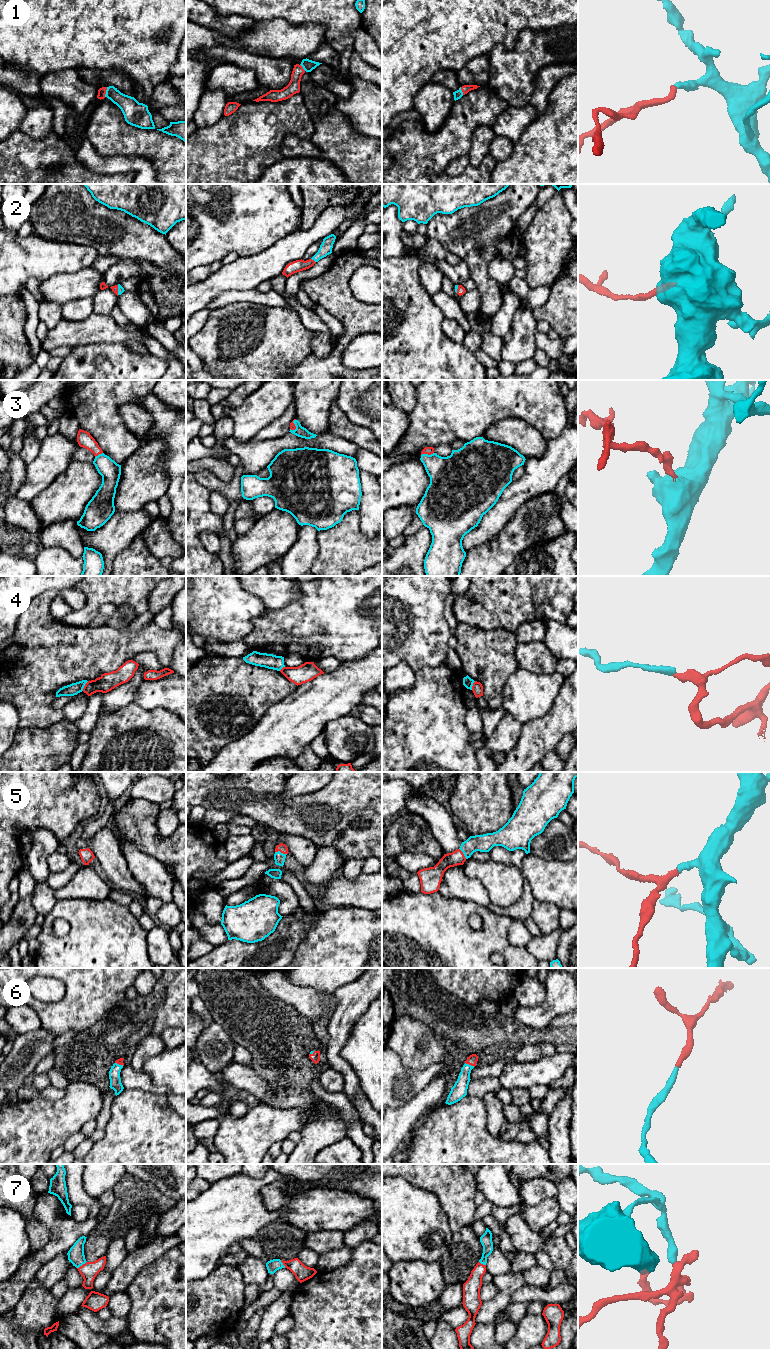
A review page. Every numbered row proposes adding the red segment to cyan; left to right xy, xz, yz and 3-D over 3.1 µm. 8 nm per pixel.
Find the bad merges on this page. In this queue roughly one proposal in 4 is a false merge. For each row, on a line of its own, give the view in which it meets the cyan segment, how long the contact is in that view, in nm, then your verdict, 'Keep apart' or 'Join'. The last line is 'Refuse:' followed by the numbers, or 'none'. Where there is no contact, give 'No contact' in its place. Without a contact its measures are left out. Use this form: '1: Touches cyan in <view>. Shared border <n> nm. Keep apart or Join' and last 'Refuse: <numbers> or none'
1: Touches cyan in xy. Shared border 80 nm. Join
2: Touches cyan in xz. Shared border 50 nm. Join
3: Touches cyan in yz. Shared border 110 nm. Join
4: Touches cyan in xy. Shared border 90 nm. Keep apart
5: Touches cyan in xz. Shared border 100 nm. Join
6: Touches cyan in yz. Shared border 90 nm. Join
7: Touches cyan in xy. Shared border 100 nm. Join
Refuse: 4

